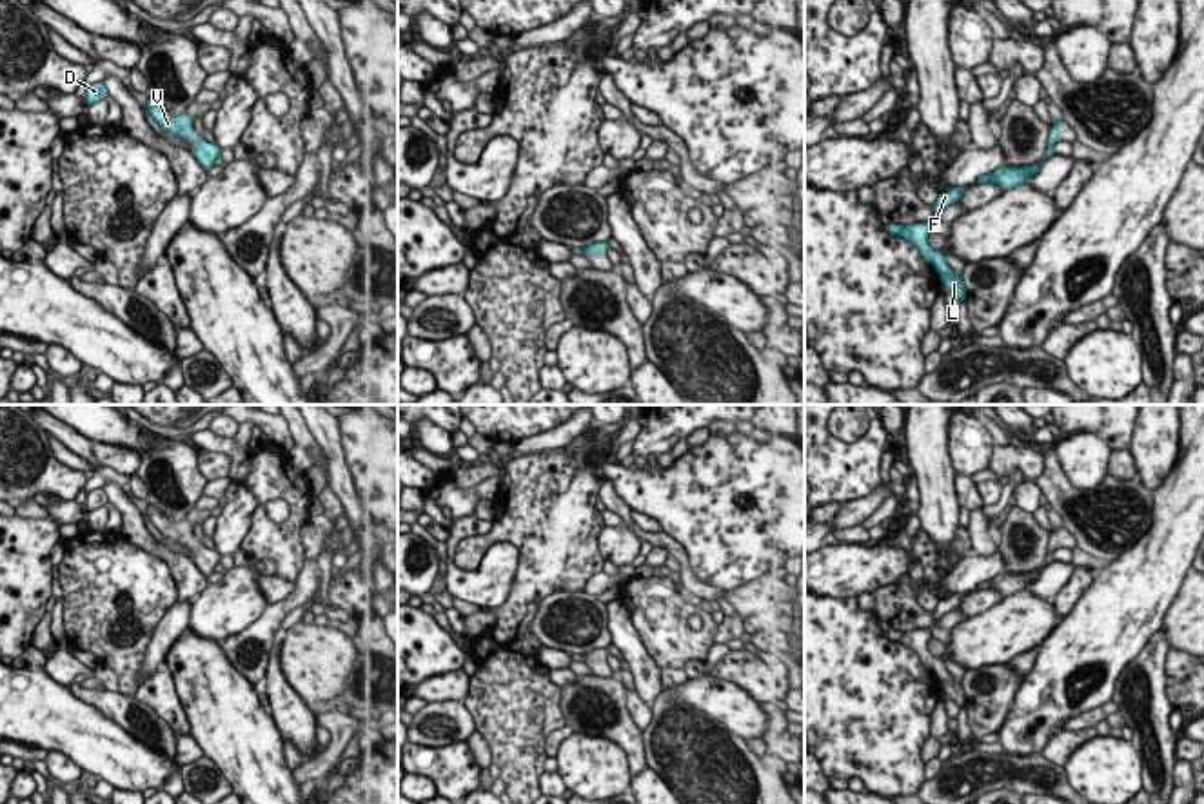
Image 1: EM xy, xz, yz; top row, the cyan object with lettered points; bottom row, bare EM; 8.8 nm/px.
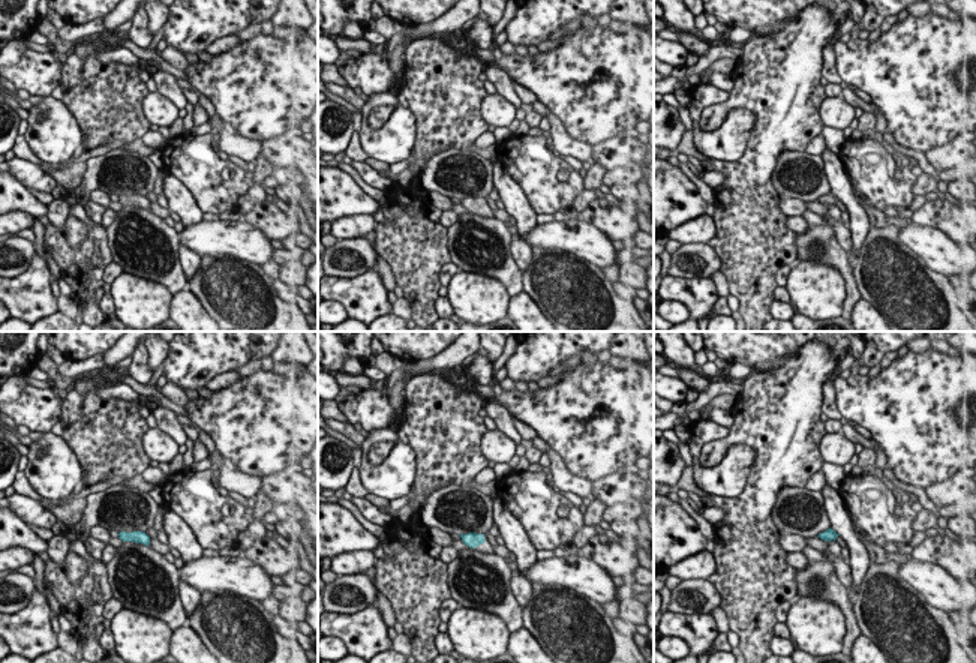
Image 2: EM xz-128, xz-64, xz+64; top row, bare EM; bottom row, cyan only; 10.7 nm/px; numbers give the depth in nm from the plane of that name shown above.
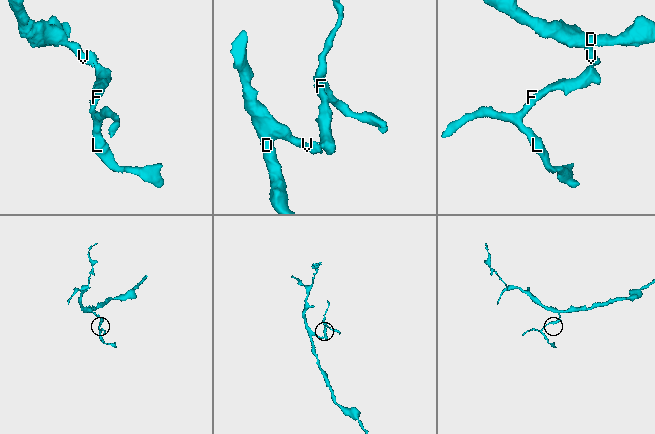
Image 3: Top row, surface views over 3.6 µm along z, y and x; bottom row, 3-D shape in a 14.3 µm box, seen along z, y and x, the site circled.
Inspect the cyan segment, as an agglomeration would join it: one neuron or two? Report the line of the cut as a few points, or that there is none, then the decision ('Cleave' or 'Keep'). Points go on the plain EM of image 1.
No split. Keep.

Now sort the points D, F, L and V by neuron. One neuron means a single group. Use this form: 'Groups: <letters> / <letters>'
Groups: D F L V.

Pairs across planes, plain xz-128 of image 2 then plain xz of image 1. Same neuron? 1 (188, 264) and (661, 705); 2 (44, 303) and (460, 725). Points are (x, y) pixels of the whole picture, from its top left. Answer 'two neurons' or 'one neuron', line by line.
1: two neurons
2: two neurons

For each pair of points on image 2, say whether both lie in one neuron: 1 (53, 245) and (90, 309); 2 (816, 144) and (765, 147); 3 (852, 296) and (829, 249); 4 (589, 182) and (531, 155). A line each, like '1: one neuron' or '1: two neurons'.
1: one neuron
2: two neurons
3: one neuron
4: two neurons

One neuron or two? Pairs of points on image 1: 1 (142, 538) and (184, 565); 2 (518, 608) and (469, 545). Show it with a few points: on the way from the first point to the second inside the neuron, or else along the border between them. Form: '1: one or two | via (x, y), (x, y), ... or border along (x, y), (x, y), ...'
1: one | via (153, 547), (173, 561)
2: one | via (527, 579), (527, 550), (513, 536), (498, 536)

